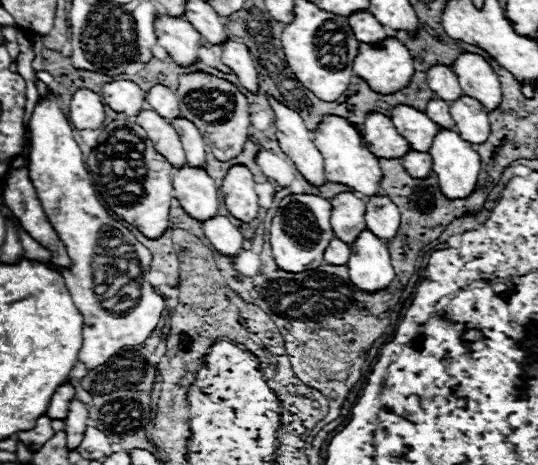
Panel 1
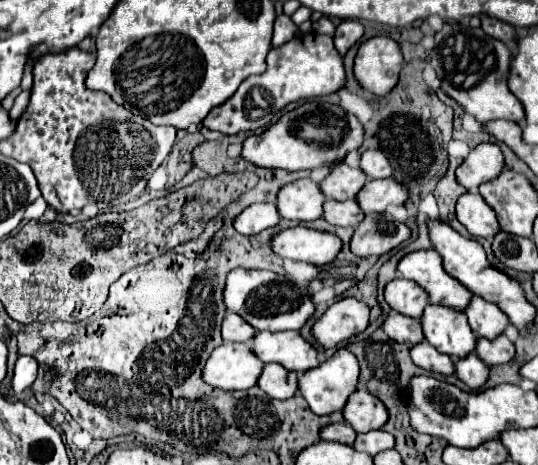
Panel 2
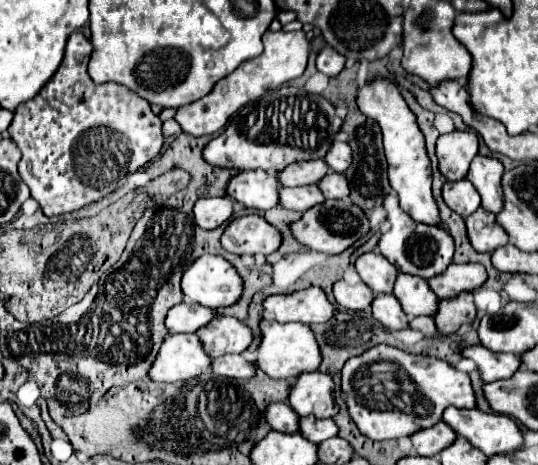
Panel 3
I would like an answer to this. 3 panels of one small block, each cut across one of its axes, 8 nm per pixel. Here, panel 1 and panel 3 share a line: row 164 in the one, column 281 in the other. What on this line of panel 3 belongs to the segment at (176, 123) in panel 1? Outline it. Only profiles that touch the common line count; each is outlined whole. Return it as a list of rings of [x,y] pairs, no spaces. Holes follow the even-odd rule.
[[[316,184],[304,188],[280,188],[280,204],[288,210],[306,212],[316,204],[322,204],[326,198]]]

